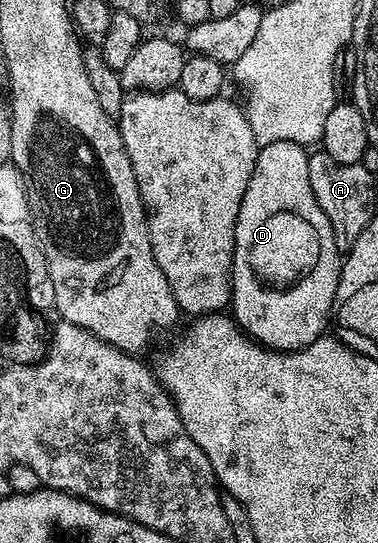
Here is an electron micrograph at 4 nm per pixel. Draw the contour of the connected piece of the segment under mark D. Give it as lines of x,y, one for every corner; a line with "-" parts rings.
289,141
259,146
254,175
236,220
232,256
232,299
230,313
237,325
266,349
295,351
325,336
334,313
342,251
337,247
330,219
318,207
310,187
309,150

